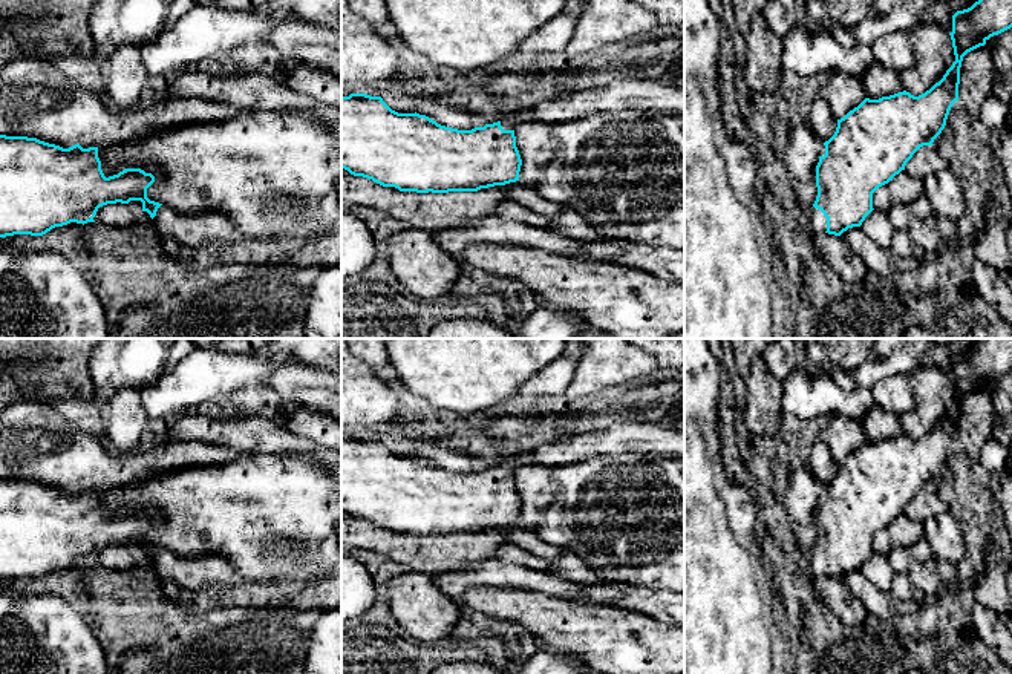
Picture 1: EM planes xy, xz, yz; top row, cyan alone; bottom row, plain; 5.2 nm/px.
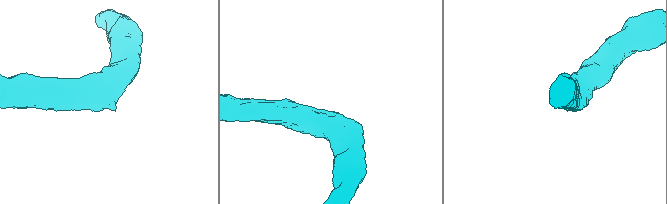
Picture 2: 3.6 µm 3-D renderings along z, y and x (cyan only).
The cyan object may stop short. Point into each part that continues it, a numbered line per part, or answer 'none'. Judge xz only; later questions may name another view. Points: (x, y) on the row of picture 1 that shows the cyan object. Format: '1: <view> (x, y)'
1: xz (617, 95)

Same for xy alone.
1: xy (196, 230)

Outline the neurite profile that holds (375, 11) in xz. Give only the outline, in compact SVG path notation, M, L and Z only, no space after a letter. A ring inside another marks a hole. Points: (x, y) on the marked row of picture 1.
M348 0L348 5L374 28L389 20L386 0Z

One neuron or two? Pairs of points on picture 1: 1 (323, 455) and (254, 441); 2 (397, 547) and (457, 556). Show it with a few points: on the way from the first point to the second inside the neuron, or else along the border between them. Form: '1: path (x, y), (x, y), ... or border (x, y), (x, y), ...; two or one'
1: path (306, 448), (271, 441); one
2: path (412, 550), (417, 553), (441, 553); one

